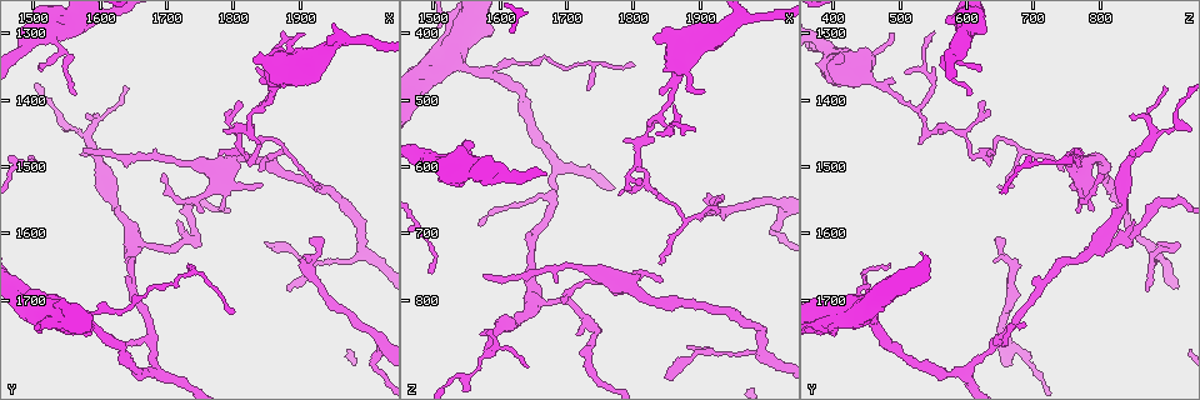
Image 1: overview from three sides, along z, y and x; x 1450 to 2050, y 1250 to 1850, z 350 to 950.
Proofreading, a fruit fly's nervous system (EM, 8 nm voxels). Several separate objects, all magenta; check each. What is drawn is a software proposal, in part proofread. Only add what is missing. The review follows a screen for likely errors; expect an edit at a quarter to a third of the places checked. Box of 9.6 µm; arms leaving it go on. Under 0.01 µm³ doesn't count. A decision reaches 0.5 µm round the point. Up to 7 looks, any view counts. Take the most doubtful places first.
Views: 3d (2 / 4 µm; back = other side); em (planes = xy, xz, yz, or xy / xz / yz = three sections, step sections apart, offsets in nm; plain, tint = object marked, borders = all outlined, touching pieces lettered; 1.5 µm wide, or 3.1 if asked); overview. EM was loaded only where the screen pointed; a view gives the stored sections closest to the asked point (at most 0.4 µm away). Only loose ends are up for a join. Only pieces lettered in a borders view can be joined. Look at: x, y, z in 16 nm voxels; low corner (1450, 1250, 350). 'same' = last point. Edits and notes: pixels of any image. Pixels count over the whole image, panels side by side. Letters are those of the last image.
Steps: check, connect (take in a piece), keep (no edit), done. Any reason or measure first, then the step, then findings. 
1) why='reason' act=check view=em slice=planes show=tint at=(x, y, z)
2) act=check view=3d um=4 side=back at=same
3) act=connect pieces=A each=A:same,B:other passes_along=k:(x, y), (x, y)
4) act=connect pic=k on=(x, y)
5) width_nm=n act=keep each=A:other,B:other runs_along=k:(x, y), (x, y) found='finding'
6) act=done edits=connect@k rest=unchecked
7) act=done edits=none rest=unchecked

why='tapers out' act=check view=em slice=xy step=8 show=borders at=(1570, 1475, 765)

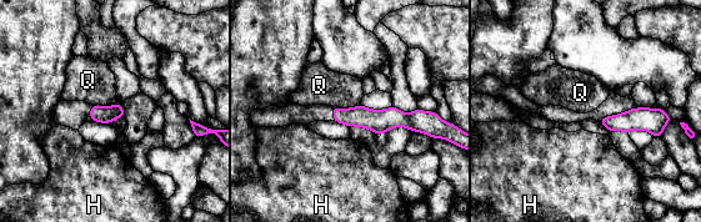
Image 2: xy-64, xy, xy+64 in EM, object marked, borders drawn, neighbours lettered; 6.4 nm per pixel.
longest_contact=Q:190nm act=keep each=H:other,Q:other border=2:(360, 104), (352, 107), (331, 107) found='none of them fits'

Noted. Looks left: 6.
act=check view=em slice=planes show=borders at=(1920, 1605, 650)

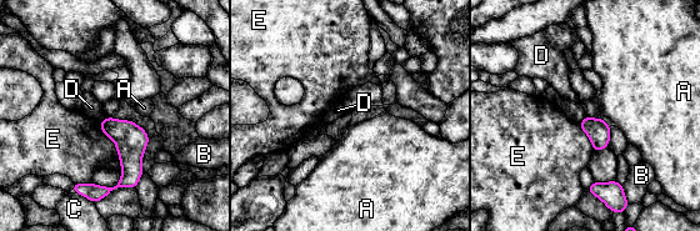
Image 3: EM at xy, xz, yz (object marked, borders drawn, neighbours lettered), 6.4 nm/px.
width_nm=150 act=keep each=A:other,B:other,C:other,D:other,E:other border=3:(104, 117), (99, 121) found='no lettered piece goes on from it'

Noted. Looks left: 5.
why='tapers out' act=check view=em slice=xy step=4 show=borders at=(1780, 1485, 645)

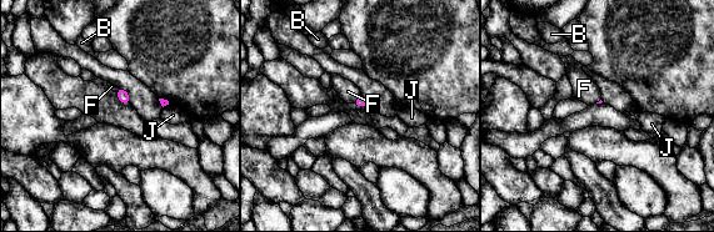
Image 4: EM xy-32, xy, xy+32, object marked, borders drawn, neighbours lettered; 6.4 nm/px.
act=keep each=B:other,F:other,J:other border=4:(360, 92), (351, 102) found='no lettered piece goes on from it'

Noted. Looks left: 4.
act=done edits=none rest=unchecked

